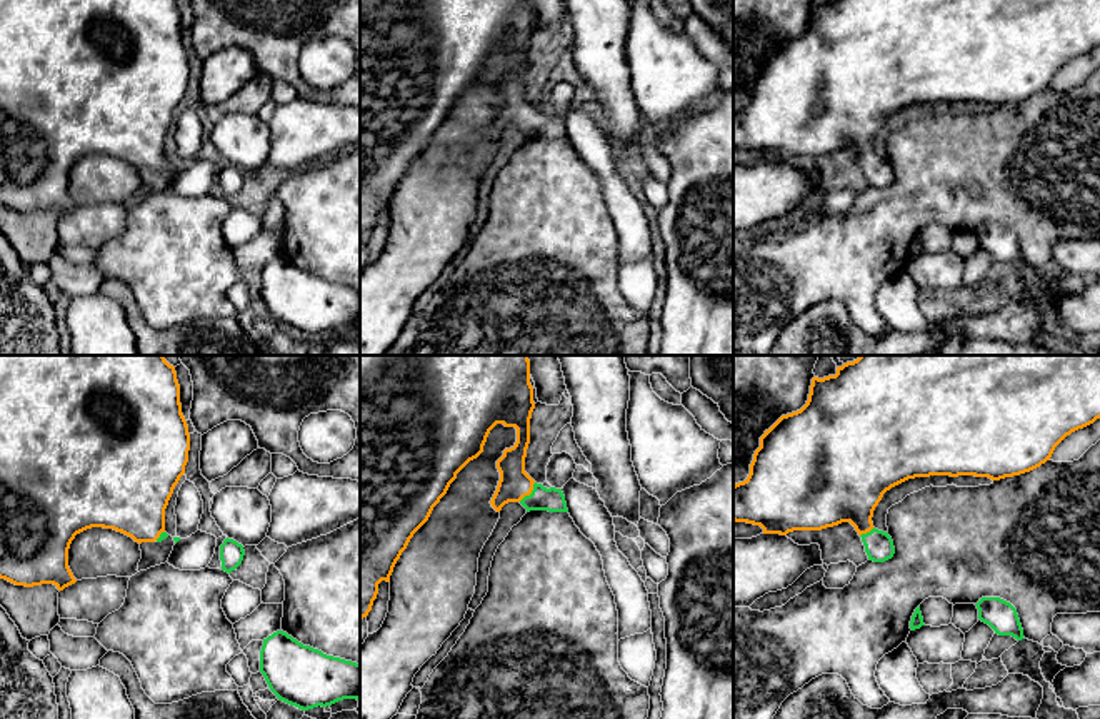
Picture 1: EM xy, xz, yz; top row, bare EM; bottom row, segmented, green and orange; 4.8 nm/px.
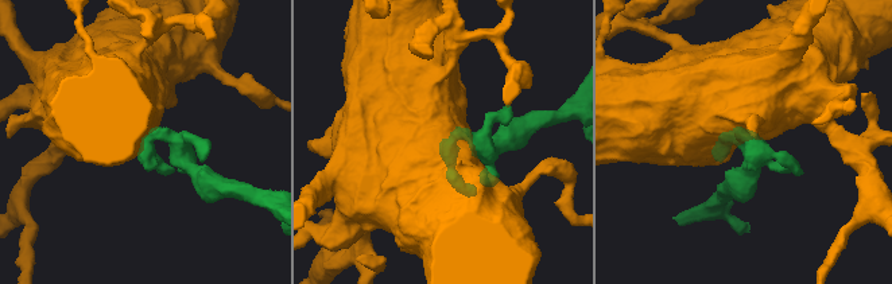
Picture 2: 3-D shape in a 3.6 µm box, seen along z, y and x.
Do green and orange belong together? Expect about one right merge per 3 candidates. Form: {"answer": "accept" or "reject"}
{"answer": "accept"}

